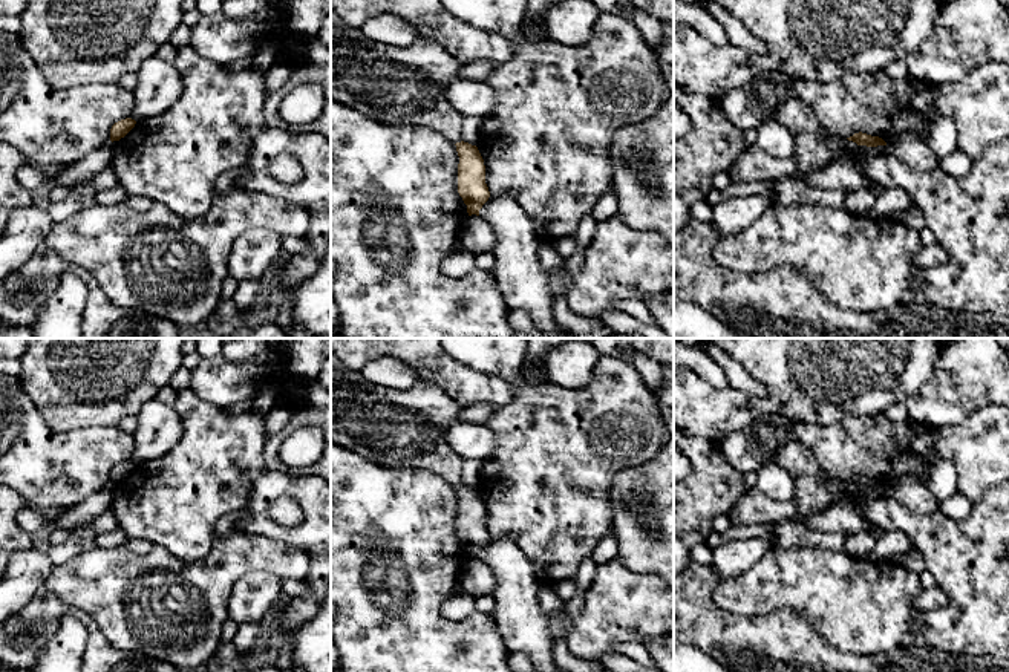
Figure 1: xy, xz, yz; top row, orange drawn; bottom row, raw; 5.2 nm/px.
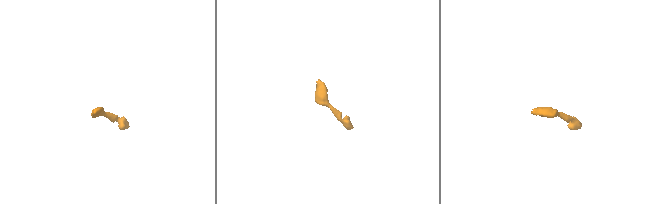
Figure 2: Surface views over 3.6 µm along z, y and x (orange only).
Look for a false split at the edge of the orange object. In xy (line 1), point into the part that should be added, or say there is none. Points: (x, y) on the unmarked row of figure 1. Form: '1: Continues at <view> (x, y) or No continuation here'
1: No continuation here

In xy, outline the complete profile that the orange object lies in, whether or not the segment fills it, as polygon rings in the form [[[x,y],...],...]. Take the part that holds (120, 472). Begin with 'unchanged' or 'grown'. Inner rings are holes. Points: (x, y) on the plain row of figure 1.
unchanged; [[[126,461],[121,462],[118,465],[115,465],[110,471],[110,484],[119,484],[121,481],[124,481],[133,470],[135,470],[136,464],[132,461]]]

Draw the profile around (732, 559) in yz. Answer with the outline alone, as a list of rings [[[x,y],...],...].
[[[759,537],[720,543],[712,550],[710,566],[723,580],[733,580],[756,565],[770,546],[767,540]]]

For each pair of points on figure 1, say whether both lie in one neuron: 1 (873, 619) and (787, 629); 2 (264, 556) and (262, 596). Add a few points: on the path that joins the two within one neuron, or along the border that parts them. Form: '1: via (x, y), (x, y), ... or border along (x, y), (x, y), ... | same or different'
1: border along (781, 610), (800, 613), (819, 634), (841, 649) | different
2: border along (282, 579), (262, 571), (248, 571), (231, 590) | different

